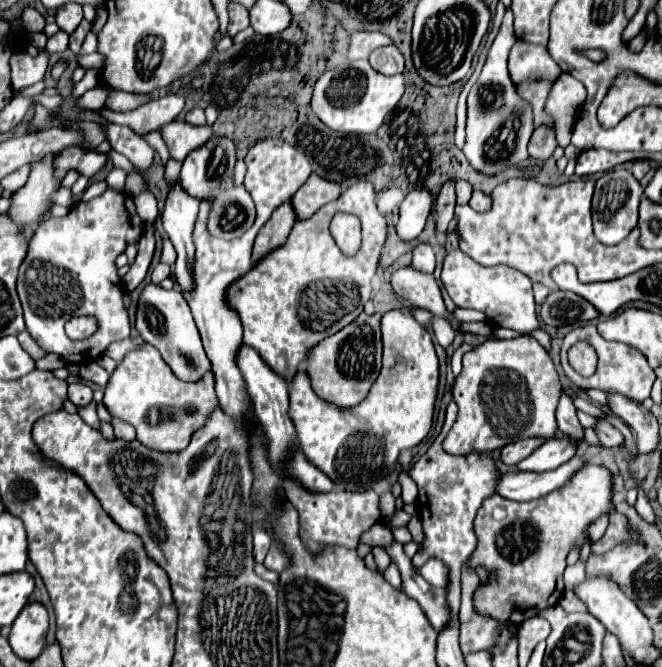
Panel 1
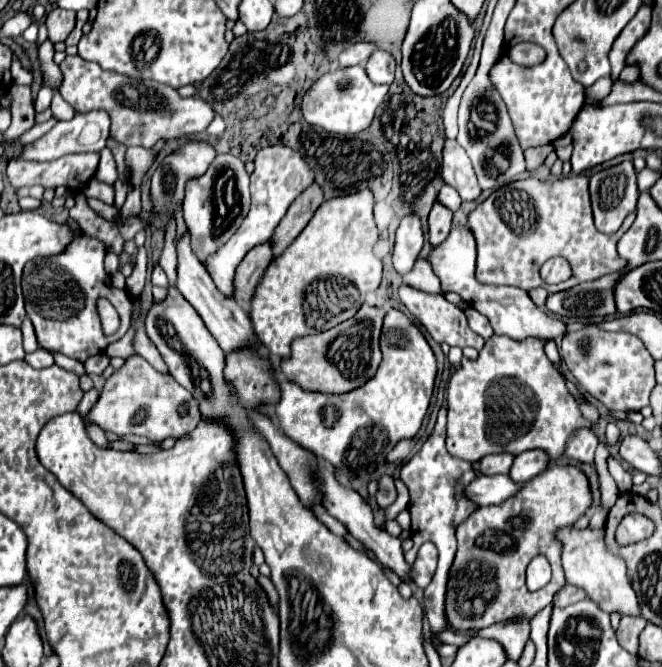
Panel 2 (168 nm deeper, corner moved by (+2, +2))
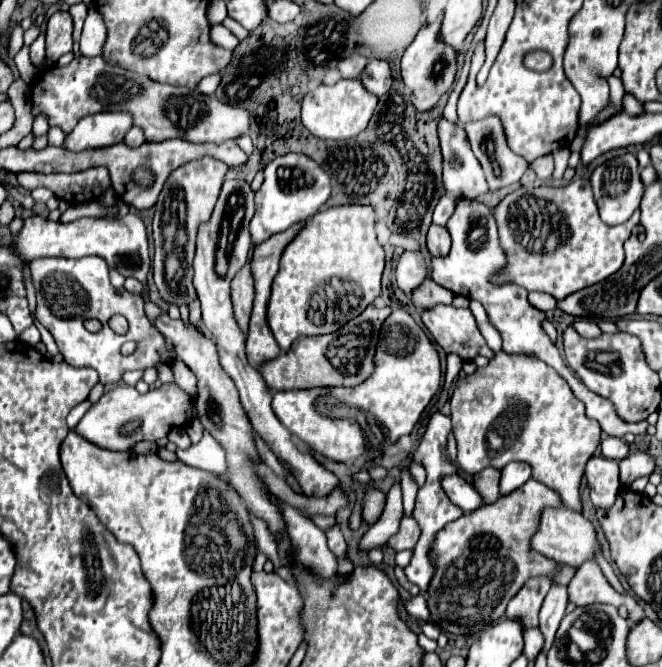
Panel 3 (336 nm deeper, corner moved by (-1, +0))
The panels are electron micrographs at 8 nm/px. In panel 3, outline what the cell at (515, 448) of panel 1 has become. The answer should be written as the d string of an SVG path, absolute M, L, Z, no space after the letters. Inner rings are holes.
M485 468L483 472L475 474L473 484L479 496L483 496L483 504L491 504L499 498L499 476L501 472L497 468Z

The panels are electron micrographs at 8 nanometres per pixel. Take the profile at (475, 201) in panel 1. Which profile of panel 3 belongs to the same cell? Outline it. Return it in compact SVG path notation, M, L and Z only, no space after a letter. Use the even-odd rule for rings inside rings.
M441 118L437 132L439 132L439 142L441 142L441 154L443 154L443 184L445 184L447 194L455 200L457 198L479 198L481 194L485 194L487 180L485 180L479 160L471 152L465 128L461 124L453 124Z

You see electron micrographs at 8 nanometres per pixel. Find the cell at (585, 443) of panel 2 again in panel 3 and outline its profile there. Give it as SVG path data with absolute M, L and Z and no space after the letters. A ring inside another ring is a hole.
M593 456L587 462L585 476L589 482L591 500L595 506L611 506L619 492L619 460Z

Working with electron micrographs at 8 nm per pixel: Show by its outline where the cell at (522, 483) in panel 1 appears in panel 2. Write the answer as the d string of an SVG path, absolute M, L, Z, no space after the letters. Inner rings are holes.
M480 474L472 486L468 486L466 496L472 498L478 506L490 506L506 502L508 498L514 498L520 492L520 484L512 482L508 474L494 474L484 476Z

